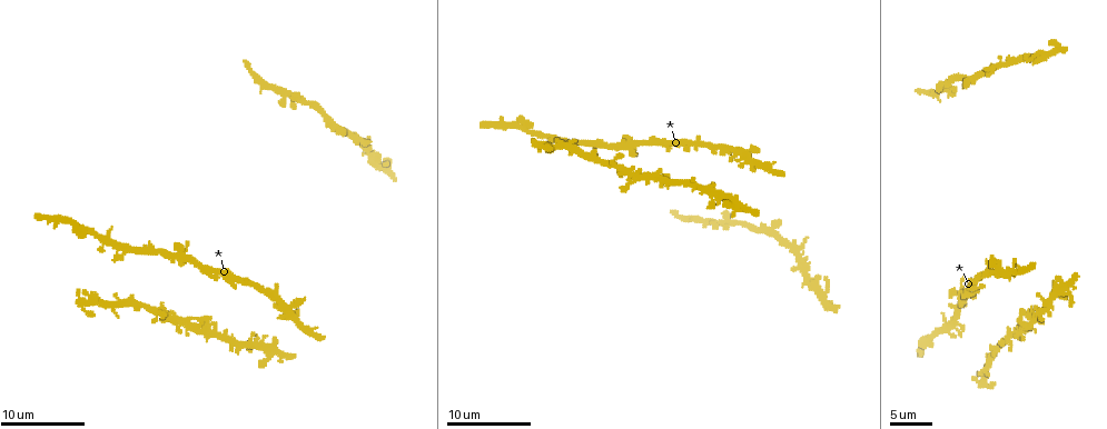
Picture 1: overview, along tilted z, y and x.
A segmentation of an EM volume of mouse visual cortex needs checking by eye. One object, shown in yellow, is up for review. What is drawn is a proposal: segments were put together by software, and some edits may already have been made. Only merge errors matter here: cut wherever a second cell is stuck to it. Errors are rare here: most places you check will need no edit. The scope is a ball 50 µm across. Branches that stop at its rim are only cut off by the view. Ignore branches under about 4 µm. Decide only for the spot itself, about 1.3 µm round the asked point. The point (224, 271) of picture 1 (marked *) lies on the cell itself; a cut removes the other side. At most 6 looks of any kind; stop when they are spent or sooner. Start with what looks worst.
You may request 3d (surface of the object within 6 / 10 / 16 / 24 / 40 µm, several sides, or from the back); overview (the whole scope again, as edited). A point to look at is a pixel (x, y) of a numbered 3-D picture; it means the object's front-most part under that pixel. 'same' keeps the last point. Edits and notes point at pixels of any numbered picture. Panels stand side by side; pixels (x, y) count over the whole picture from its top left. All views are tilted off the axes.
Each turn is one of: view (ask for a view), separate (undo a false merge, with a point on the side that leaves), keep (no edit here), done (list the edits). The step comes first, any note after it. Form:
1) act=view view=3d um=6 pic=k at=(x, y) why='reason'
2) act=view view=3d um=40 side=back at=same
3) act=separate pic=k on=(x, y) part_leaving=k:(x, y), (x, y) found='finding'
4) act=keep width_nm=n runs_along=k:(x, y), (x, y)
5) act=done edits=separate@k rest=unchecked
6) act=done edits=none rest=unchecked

act=view view=3d um=10 pic=1 at=(773, 232) why='two arms in line, one across'

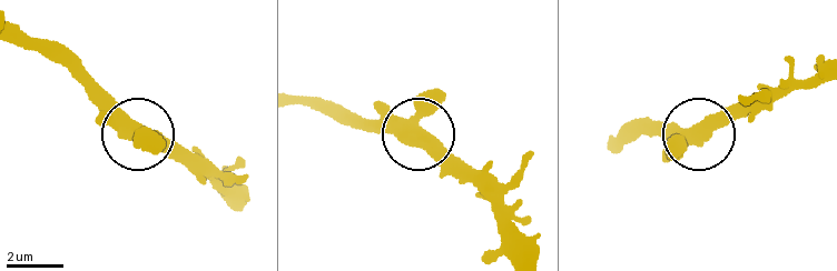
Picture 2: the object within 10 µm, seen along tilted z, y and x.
act=keep width_nm=410 found='all the same cell'

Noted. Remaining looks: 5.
act=view view=3d um=10 pic=1 at=(118, 247)

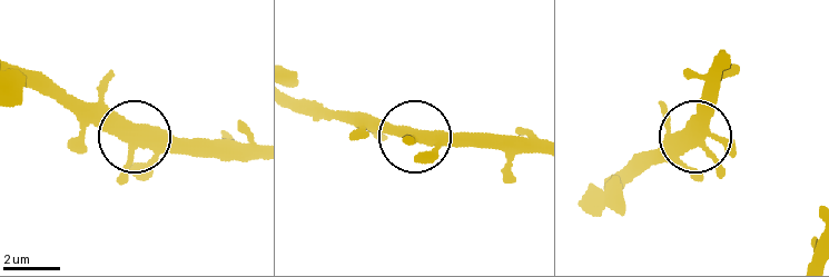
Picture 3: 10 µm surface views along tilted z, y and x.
act=keep runs_along=3:(252, 151), (145, 146), (104, 129), (79, 99) found='continuous, no second cell'

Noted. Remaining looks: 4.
act=view view=3d um=6 pic=1 at=(276, 292)

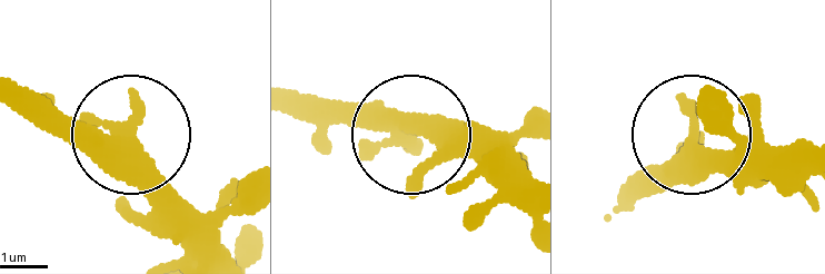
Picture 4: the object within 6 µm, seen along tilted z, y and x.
act=keep runs_along=4:(10, 88), (138, 146), (204, 246) found='all the same cell'

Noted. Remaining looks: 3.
act=done edits=none rest=unchecked

